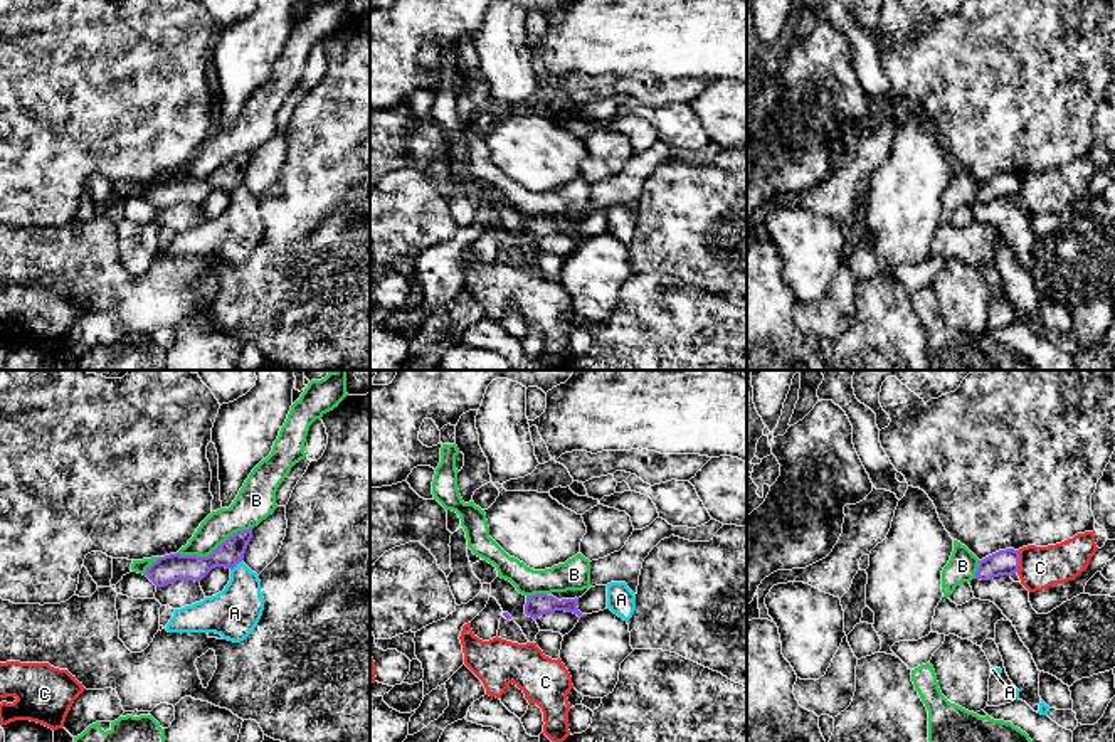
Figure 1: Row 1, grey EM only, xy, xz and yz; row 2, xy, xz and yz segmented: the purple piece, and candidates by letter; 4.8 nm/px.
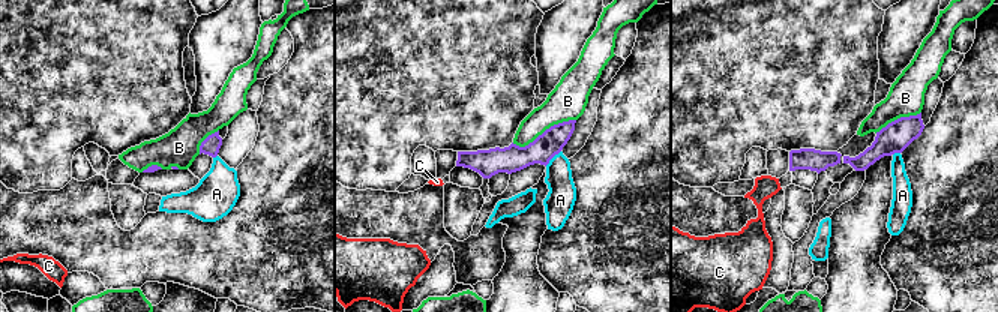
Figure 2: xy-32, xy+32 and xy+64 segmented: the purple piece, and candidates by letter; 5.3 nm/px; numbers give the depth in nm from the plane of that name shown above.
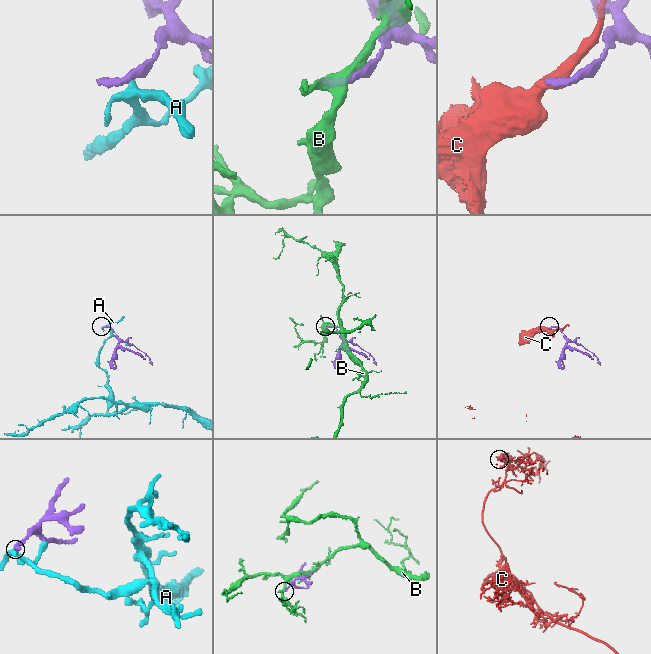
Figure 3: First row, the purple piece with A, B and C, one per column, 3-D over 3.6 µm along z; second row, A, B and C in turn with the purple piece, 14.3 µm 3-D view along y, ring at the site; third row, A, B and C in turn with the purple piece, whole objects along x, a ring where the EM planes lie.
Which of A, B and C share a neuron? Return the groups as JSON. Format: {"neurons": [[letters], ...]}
{"neurons": [["A"], ["B"], ["C"]]}

